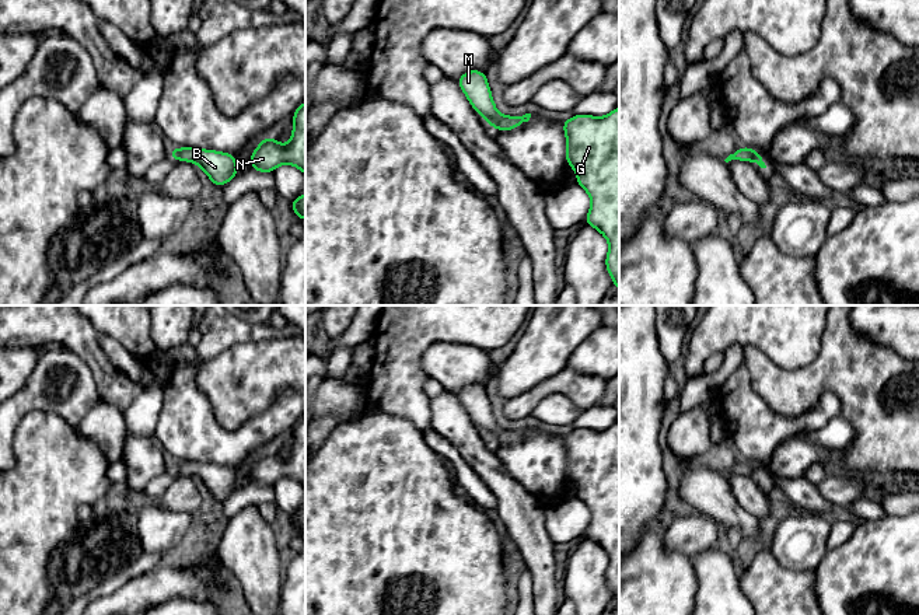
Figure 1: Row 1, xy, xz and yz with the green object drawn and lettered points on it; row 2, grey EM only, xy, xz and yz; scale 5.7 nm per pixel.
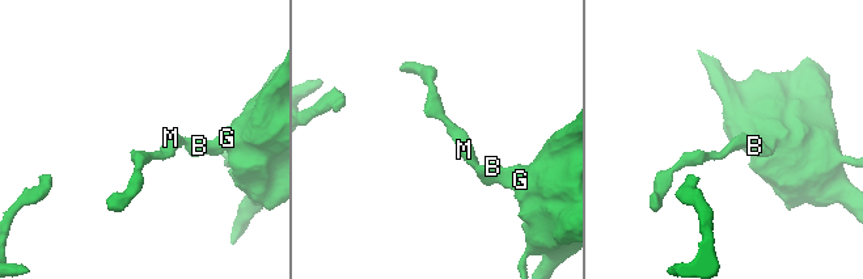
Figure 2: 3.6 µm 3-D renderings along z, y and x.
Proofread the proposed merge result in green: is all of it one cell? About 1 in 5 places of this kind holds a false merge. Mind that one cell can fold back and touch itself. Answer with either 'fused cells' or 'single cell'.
single cell

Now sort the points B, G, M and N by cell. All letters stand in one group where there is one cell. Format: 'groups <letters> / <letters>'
groups B G M N

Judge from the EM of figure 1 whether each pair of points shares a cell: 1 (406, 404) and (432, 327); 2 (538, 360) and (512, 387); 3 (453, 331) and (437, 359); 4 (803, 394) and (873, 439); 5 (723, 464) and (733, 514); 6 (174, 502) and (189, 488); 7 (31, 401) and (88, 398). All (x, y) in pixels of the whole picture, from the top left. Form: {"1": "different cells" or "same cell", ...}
{"1": "same cell", "2": "same cell", "3": "different cells", "4": "same cell", "5": "different cells", "6": "same cell", "7": "same cell"}

